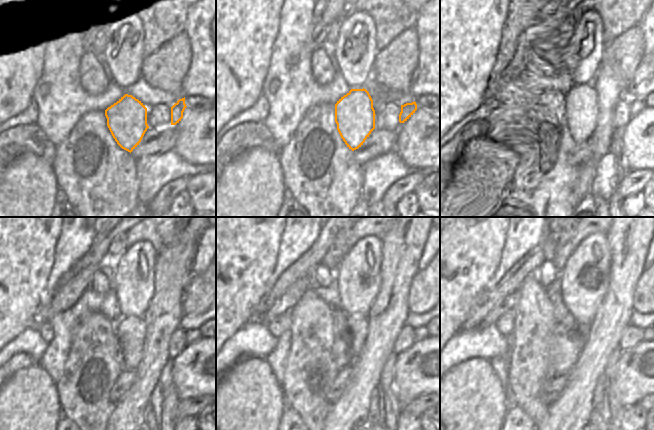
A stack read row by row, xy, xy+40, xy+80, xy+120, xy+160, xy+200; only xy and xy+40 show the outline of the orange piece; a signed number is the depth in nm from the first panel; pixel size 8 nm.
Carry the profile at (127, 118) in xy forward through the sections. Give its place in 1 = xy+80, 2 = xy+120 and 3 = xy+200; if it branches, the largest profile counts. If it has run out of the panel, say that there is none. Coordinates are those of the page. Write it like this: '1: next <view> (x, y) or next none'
1: next xy+80 (578, 109)
2: next xy+120 (130, 330)
3: next xy+200 (583, 330)

